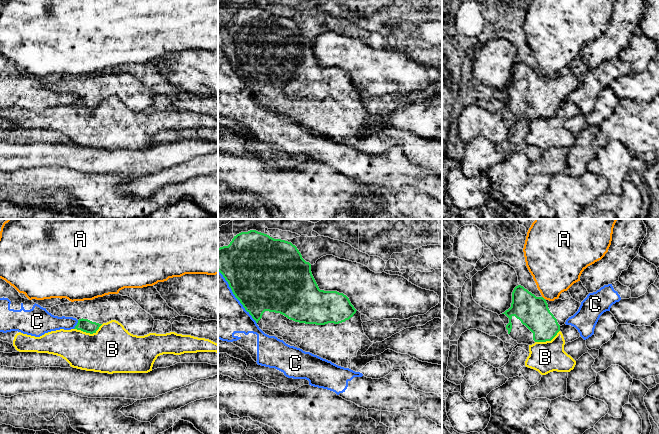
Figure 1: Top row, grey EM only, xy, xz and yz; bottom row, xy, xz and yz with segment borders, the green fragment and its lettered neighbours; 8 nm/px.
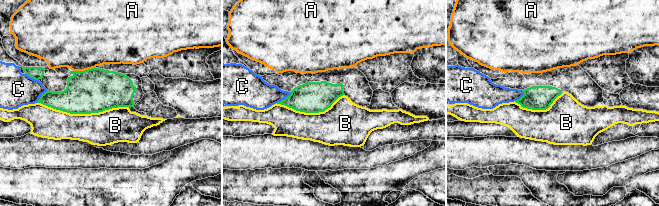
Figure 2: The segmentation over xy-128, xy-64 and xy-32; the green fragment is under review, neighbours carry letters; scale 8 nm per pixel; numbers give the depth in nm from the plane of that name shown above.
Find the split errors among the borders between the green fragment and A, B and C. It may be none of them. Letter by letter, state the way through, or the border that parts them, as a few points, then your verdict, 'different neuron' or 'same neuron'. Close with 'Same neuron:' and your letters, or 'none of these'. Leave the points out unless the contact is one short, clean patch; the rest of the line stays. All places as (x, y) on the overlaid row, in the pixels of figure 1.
A: different neuron
B: different neuron
C: different neuron
Same neuron: none of these

